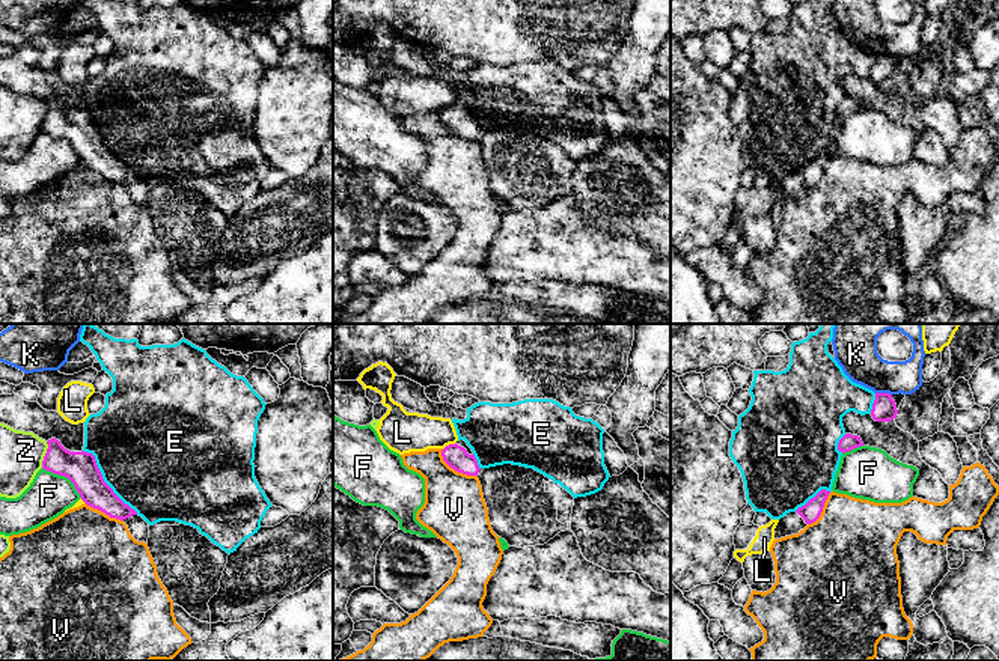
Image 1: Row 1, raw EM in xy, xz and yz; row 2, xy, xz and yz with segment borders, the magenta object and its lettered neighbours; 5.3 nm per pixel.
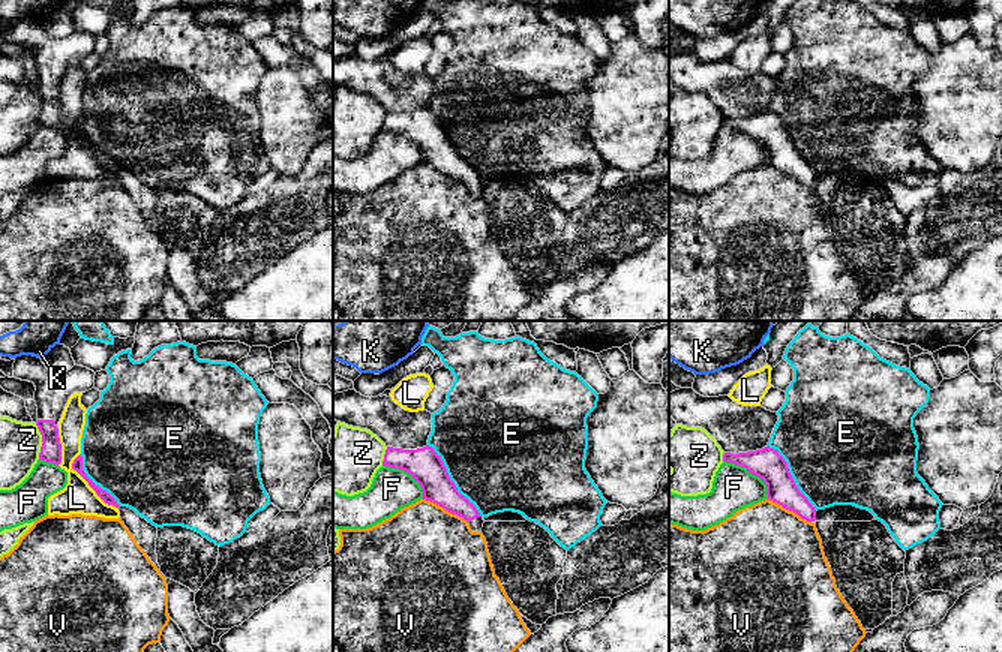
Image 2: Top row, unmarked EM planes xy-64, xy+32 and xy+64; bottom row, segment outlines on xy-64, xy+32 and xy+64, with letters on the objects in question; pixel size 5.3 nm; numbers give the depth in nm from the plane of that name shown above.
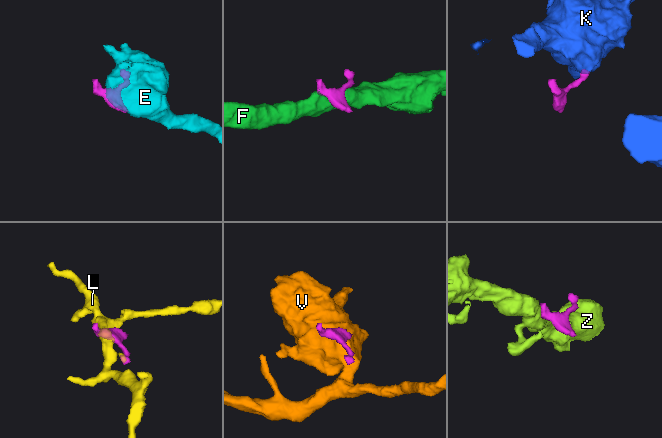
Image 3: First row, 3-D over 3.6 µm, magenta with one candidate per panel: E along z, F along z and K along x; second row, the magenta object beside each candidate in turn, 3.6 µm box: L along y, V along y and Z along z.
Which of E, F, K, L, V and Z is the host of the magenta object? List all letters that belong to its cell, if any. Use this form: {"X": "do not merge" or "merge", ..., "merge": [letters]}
{"E": "do not merge", "F": "do not merge", "K": "do not merge", "L": "do not merge", "V": "do not merge", "Z": "do not merge", "merge": []}

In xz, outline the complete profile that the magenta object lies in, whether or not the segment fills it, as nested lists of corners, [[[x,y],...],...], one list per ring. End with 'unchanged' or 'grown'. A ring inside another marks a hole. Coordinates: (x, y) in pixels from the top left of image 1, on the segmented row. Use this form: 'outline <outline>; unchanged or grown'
outline [[[464,440],[457,441],[455,444],[449,444],[441,450],[443,461],[458,473],[467,476],[478,476],[479,465]]]; grown

